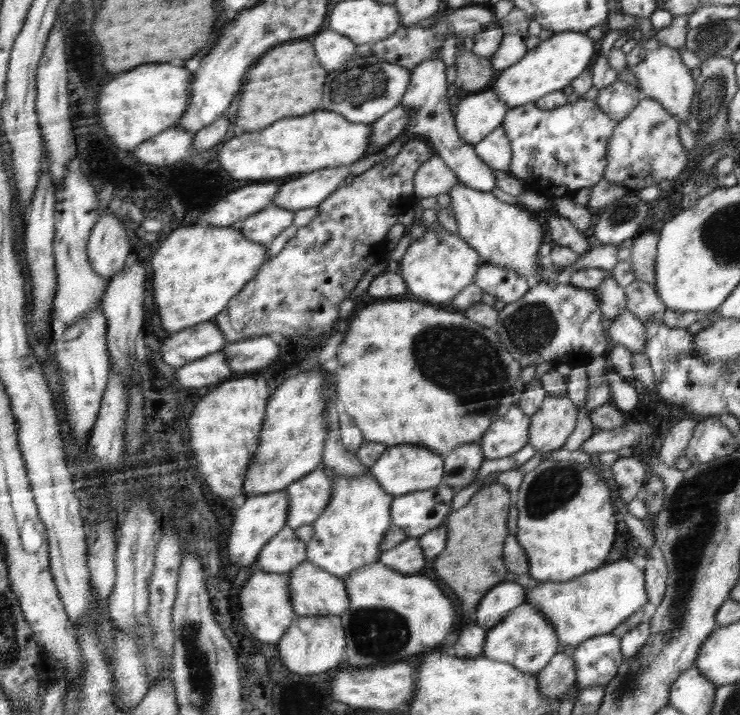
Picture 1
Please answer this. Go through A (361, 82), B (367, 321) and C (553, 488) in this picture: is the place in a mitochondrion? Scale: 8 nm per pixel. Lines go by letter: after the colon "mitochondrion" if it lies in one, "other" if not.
A: mitochondrion
B: other
C: mitochondrion

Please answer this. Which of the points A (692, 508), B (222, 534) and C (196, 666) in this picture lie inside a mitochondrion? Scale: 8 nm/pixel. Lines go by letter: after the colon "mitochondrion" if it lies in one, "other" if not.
A: mitochondrion
B: other
C: mitochondrion

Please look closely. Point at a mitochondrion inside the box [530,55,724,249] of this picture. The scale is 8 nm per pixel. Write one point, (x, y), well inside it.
(621, 214)

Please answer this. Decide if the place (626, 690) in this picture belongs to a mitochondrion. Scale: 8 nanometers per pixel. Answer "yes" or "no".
yes

